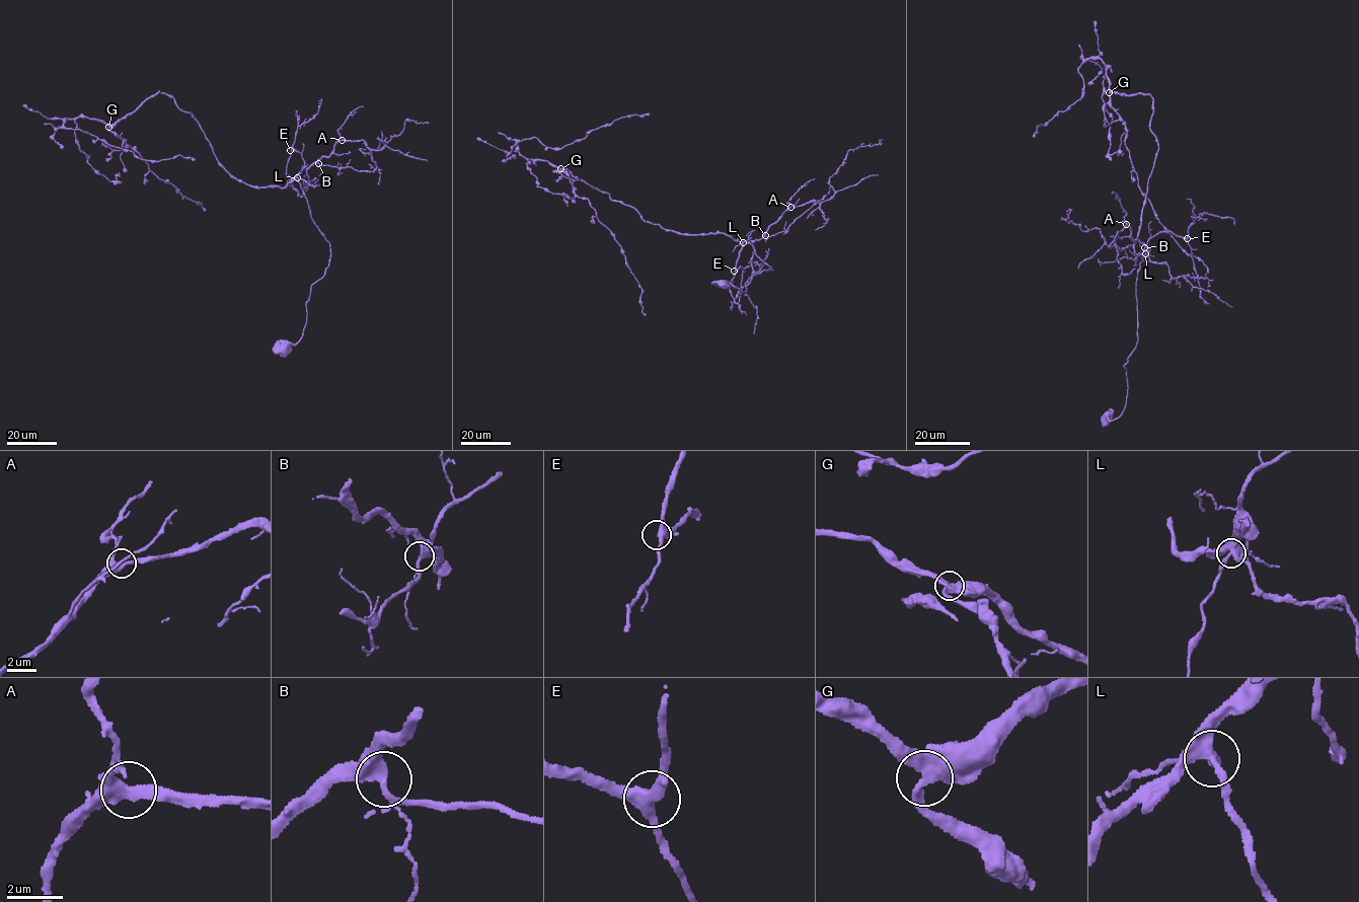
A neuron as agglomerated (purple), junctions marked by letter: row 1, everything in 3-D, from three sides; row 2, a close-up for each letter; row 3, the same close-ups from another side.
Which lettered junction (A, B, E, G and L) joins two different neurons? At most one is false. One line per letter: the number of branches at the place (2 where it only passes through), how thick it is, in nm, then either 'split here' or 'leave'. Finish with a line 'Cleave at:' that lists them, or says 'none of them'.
A: 3 branches meet; 400 nm thick; leave
B: 4 branches meet; 320 nm thick; leave
E: 3 branches meet; 360 nm thick; leave
G: 3 branches meet; 360 nm thick; leave
L: 4 branches meet; 400 nm thick; leave
Cleave at: none of them

